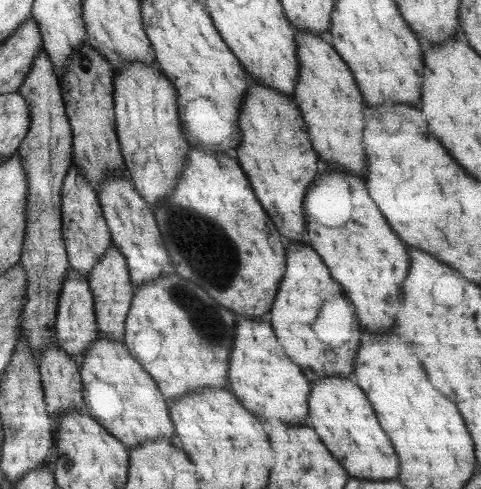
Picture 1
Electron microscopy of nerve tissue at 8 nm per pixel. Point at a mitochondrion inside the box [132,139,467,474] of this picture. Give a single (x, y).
(218, 267)

